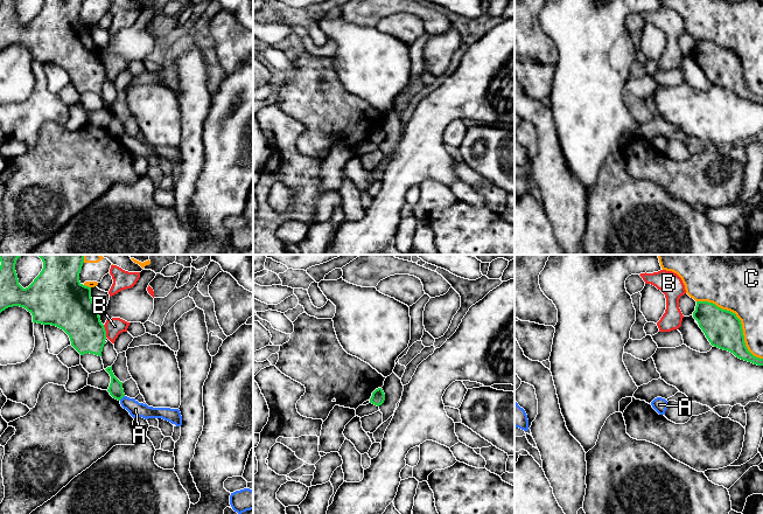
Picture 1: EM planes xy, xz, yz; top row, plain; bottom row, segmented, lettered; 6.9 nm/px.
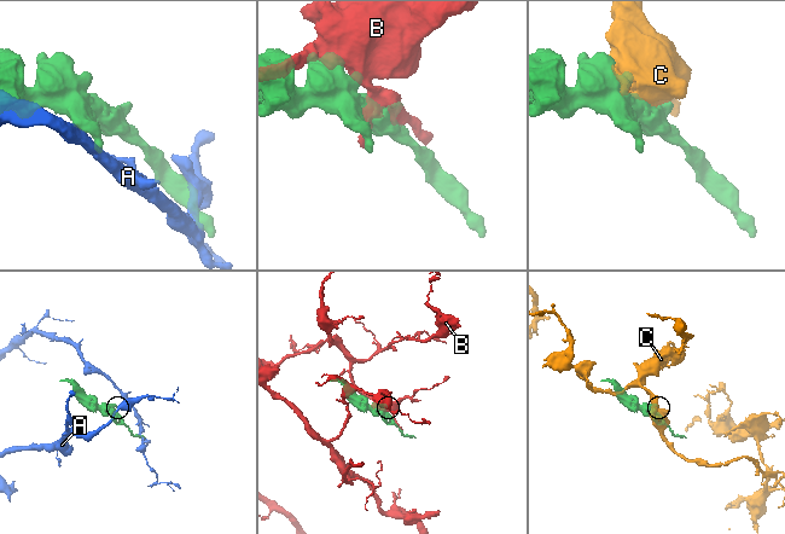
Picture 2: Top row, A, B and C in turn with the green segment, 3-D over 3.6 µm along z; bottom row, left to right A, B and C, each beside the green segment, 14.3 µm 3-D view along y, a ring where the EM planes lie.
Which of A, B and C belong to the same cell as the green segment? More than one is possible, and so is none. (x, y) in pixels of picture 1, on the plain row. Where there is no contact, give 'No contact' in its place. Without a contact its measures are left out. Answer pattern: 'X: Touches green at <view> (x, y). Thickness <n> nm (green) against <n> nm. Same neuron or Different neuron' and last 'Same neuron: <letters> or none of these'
A: Touches green at xy (121, 136). Thickness 100 nm (green) against 110 nm. Different neuron
B: Touches green at xy (105, 69). Thickness 280 nm (green) against 120 nm. Different neuron
C: Touches green at yz (740, 58). Thickness 260 nm (green) against 360 nm. Different neuron
Same neuron: none of these

